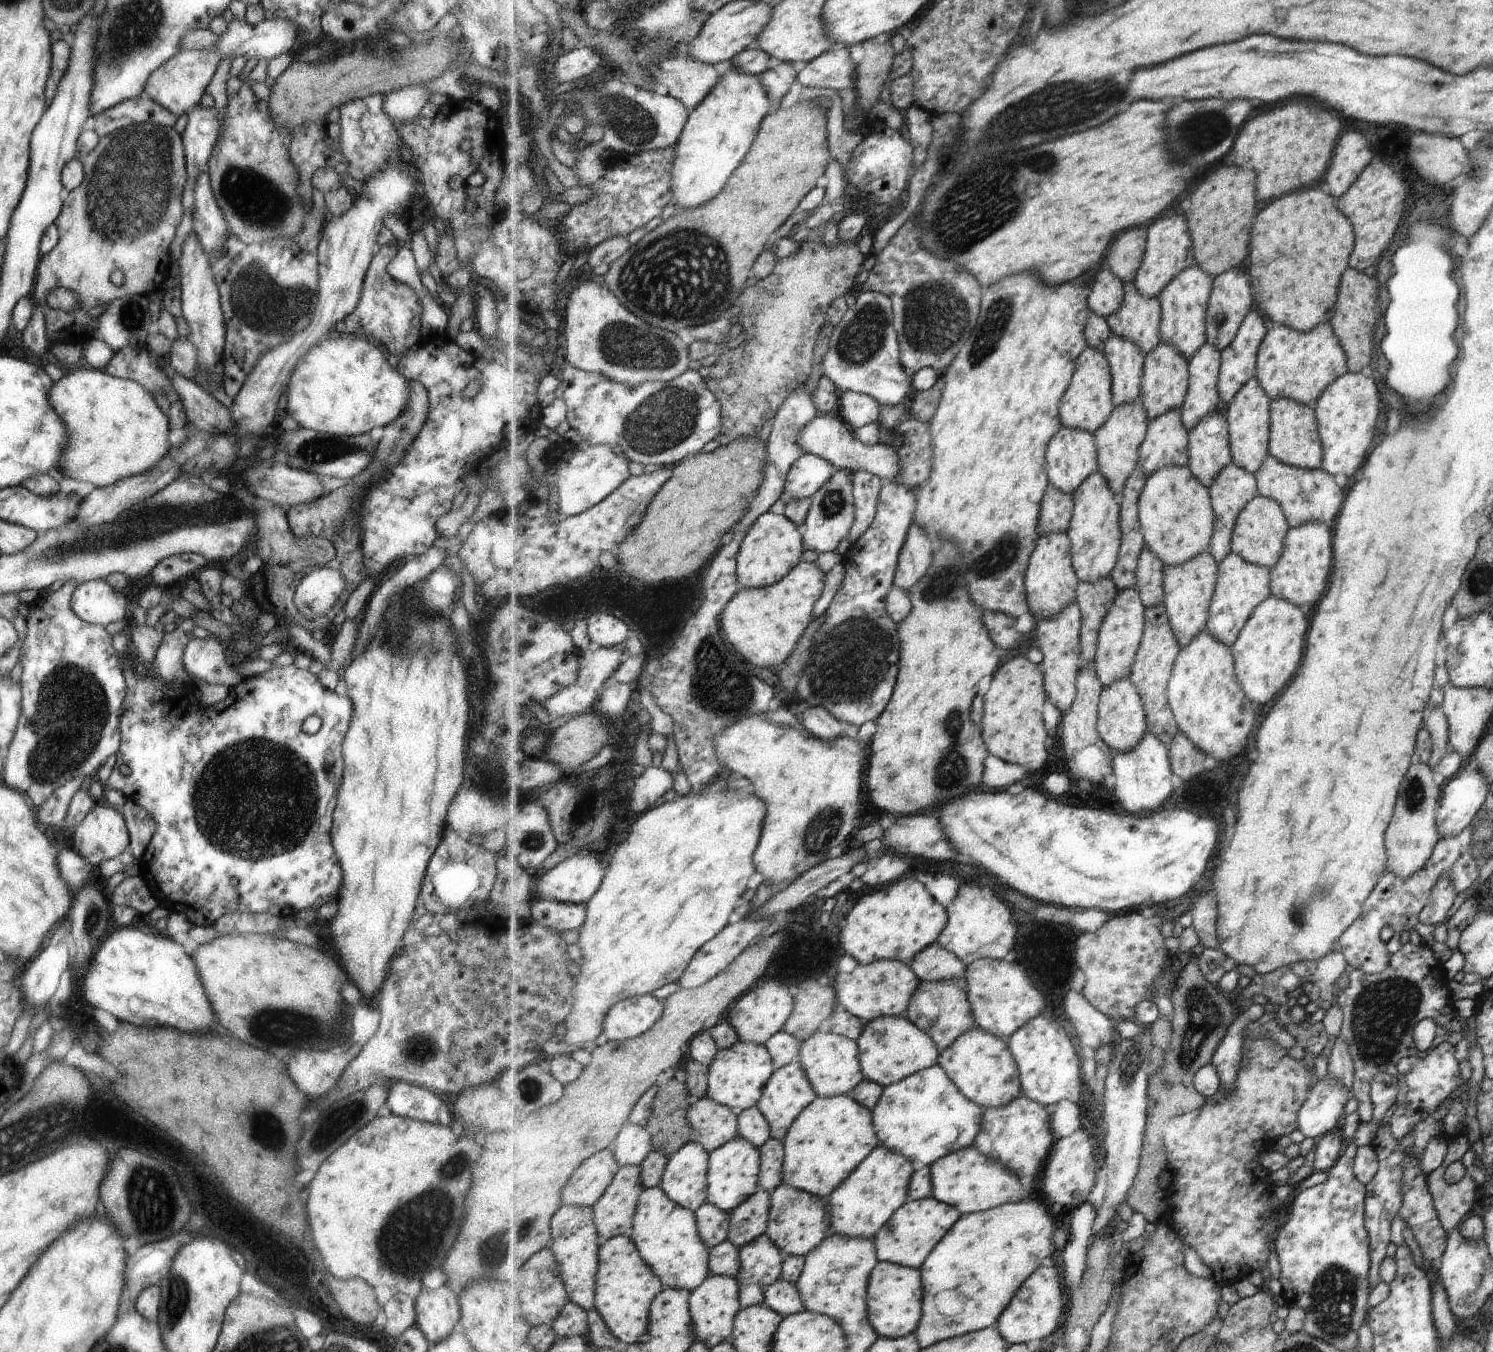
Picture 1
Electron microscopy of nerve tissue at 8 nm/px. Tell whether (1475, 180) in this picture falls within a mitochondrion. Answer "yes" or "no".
yes

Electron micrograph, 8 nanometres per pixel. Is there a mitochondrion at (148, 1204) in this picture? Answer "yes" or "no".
yes

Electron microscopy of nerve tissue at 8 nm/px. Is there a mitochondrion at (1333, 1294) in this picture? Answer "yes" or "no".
yes

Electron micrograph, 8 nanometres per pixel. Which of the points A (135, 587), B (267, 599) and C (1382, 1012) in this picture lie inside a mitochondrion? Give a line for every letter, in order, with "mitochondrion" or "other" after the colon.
A: other
B: mitochondrion
C: mitochondrion

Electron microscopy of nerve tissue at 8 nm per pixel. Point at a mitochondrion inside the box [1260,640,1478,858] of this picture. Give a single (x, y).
(1414, 792)

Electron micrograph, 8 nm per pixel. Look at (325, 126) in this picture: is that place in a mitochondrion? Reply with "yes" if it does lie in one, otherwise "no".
no

